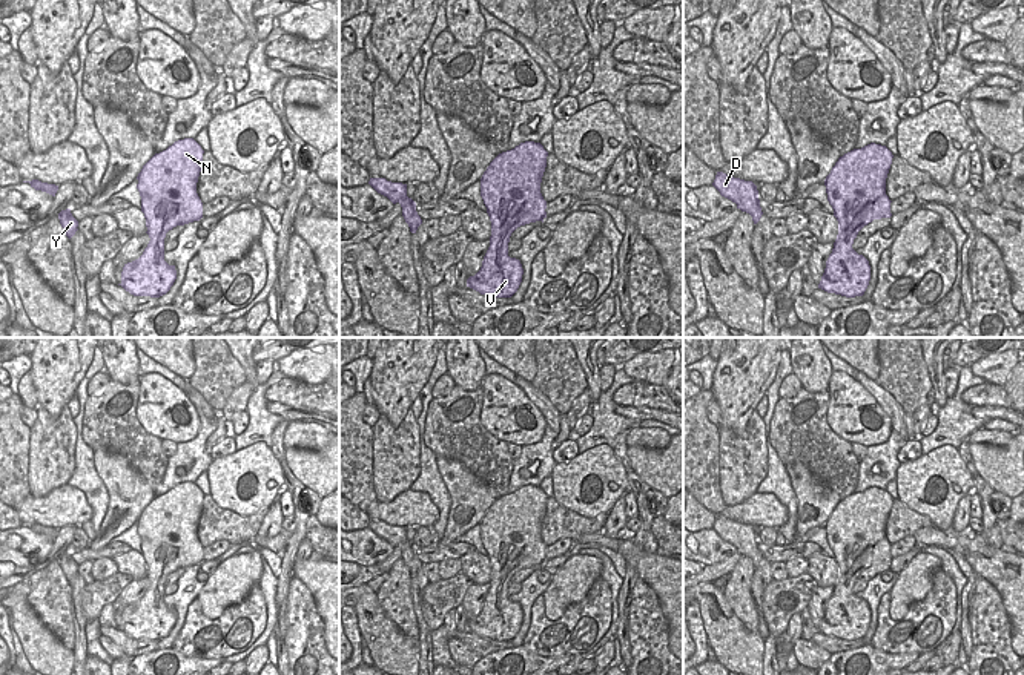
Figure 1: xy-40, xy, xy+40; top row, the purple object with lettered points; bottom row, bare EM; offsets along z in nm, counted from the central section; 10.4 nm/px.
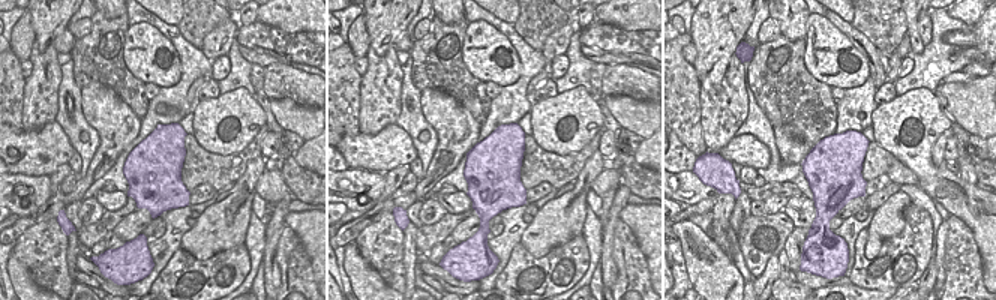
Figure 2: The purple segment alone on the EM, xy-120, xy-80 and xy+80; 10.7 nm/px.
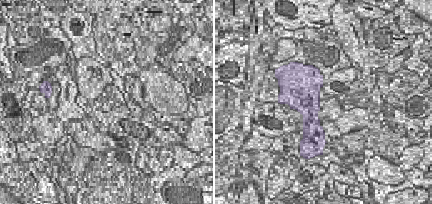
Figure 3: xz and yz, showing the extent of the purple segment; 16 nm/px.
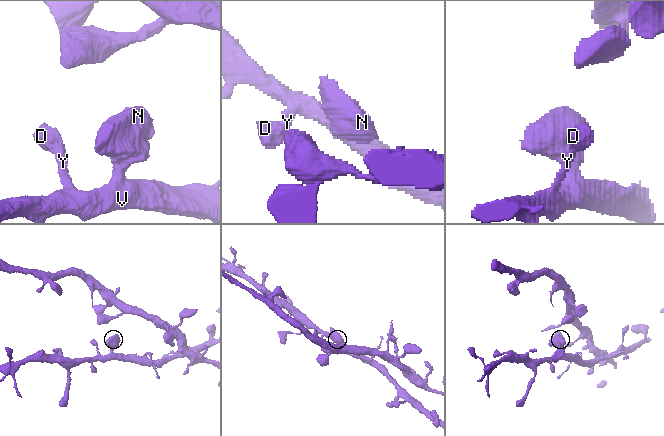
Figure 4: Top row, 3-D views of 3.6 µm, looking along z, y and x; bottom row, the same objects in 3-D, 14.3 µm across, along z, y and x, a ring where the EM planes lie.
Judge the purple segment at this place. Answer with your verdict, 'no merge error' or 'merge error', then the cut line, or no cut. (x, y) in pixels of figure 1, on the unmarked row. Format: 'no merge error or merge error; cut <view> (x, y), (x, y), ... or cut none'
no merge error; cut none

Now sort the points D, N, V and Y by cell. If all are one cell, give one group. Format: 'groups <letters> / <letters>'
groups D N V Y

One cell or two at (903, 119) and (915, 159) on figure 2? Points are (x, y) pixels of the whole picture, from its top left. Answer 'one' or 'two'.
one

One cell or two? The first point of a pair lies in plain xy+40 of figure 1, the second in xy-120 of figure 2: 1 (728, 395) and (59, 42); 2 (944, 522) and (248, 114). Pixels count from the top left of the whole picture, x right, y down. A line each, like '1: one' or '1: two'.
1: two
2: one

